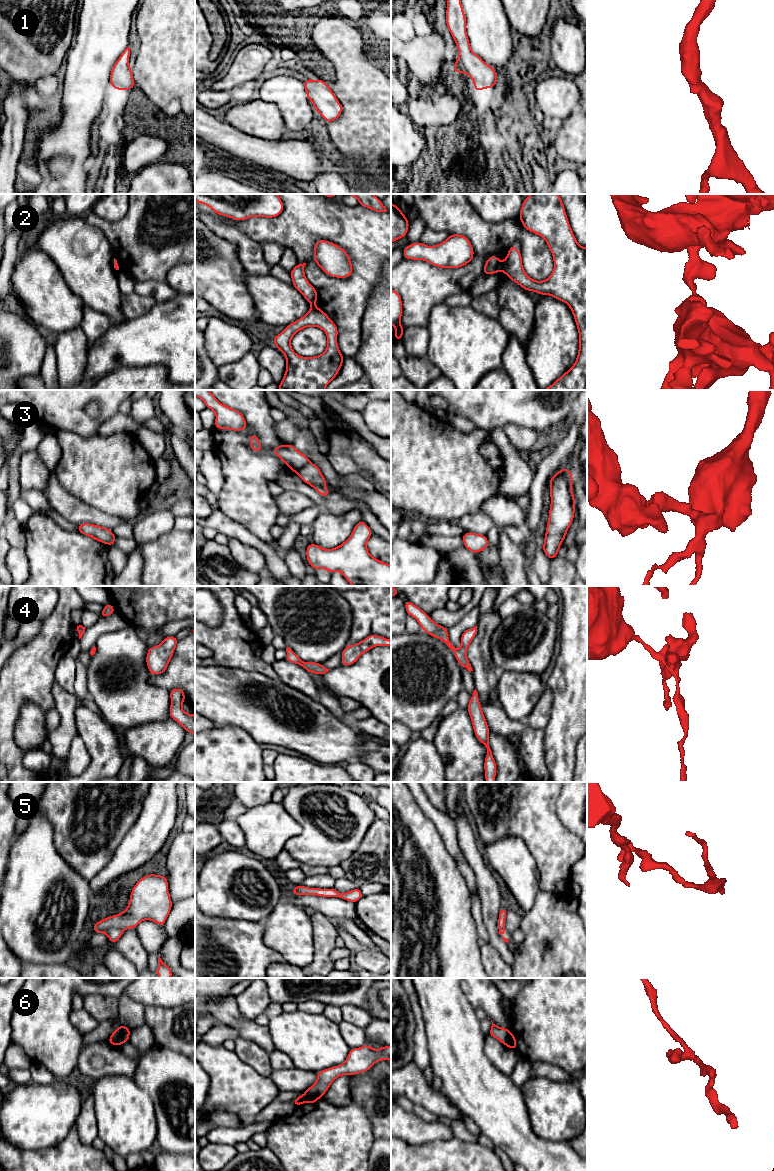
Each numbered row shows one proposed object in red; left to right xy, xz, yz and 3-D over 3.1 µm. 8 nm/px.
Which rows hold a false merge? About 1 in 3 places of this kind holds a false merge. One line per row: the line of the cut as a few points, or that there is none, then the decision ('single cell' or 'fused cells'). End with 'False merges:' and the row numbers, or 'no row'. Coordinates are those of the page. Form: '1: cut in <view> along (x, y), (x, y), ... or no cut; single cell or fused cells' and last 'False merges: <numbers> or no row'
1: no cut; single cell
2: cut in yz along (501, 263), (502, 269); fused cells
3: cut in xz along (309, 460), (295, 471); fused cells
4: no cut; single cell
5: no cut; single cell
6: cut in xz along (305, 1092), (317, 1094), (320, 1097); fused cells
False merges: 2, 3, 6

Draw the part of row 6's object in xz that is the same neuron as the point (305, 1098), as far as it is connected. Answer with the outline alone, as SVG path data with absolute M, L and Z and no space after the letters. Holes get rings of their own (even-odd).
M304 1093L303 1095L295 1098L292 1103L297 1107L303 1103L311 1103L311 1104L314 1104L316 1103L318 1100L319 1100L319 1096L316 1095L316 1094L312 1094L312 1095L309 1095L309 1094L306 1094Z

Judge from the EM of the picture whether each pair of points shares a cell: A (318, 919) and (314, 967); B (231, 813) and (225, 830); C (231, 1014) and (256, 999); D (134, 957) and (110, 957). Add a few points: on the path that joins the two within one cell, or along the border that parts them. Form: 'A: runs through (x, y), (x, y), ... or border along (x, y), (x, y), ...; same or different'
A: runs through (321, 931), (321, 955); same
B: border along (226, 818), (234, 820); different
C: border along (234, 997), (239, 1013), (244, 1018), (253, 1021); different
D: border along (114, 944), (114, 947), (136, 967); different

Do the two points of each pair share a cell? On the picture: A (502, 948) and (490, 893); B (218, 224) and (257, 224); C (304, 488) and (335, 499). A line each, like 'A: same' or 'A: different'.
A: same
B: different
C: same

